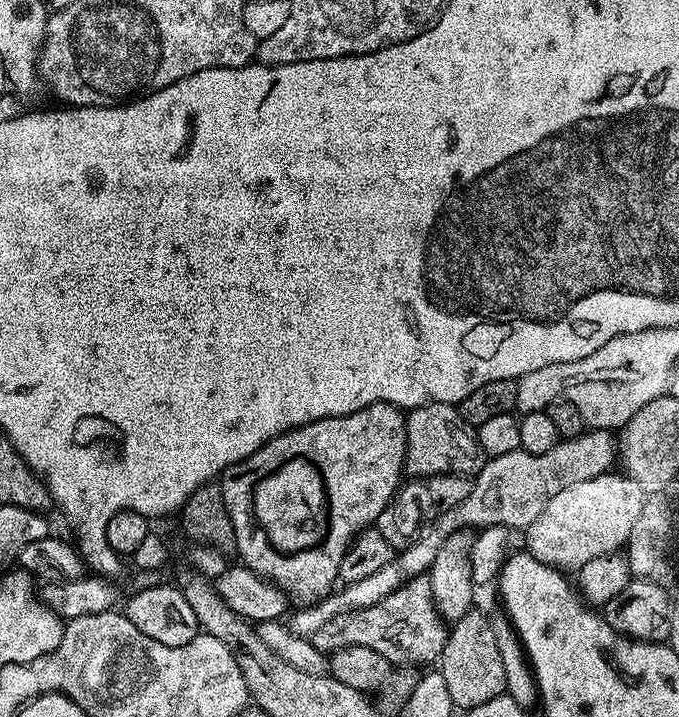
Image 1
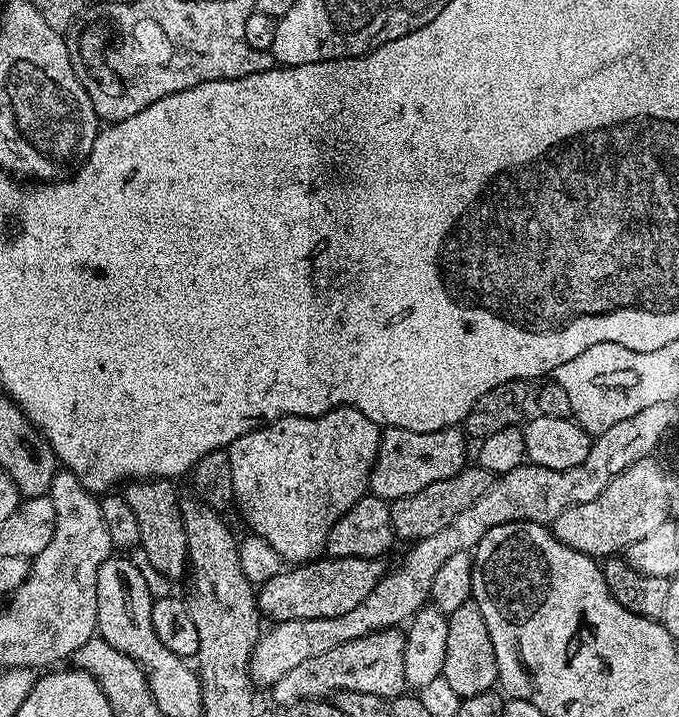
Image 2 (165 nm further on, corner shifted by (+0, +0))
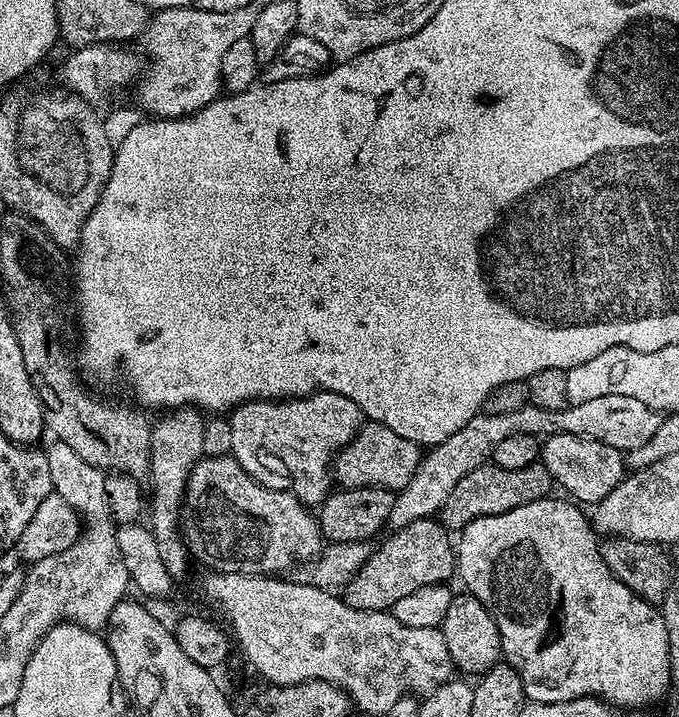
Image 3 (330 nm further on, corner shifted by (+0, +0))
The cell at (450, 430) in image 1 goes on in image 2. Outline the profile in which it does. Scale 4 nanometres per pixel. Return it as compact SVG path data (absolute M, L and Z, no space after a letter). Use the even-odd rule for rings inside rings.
M385 427L380 437L380 449L372 464L372 477L368 480L371 495L391 502L418 494L418 490L426 490L430 482L442 482L442 478L457 476L470 460L467 442L459 427L433 432Z

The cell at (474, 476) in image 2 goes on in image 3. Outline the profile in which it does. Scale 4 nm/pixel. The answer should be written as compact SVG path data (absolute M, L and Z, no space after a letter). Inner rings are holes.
M489 462L478 466L478 470L473 470L471 474L466 474L466 478L454 486L454 494L446 498L438 513L438 520L448 530L463 530L470 522L483 516L506 514L506 510L543 500L551 493L548 492L551 488L554 488L554 481L543 462L522 466L522 470L502 470L502 466Z

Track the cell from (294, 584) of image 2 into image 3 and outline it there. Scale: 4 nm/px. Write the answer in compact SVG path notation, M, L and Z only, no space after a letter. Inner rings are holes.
M433 517L419 519L395 529L363 564L362 570L348 583L344 599L355 609L389 611L401 598L422 586L445 583L456 570L454 542L444 525Z

